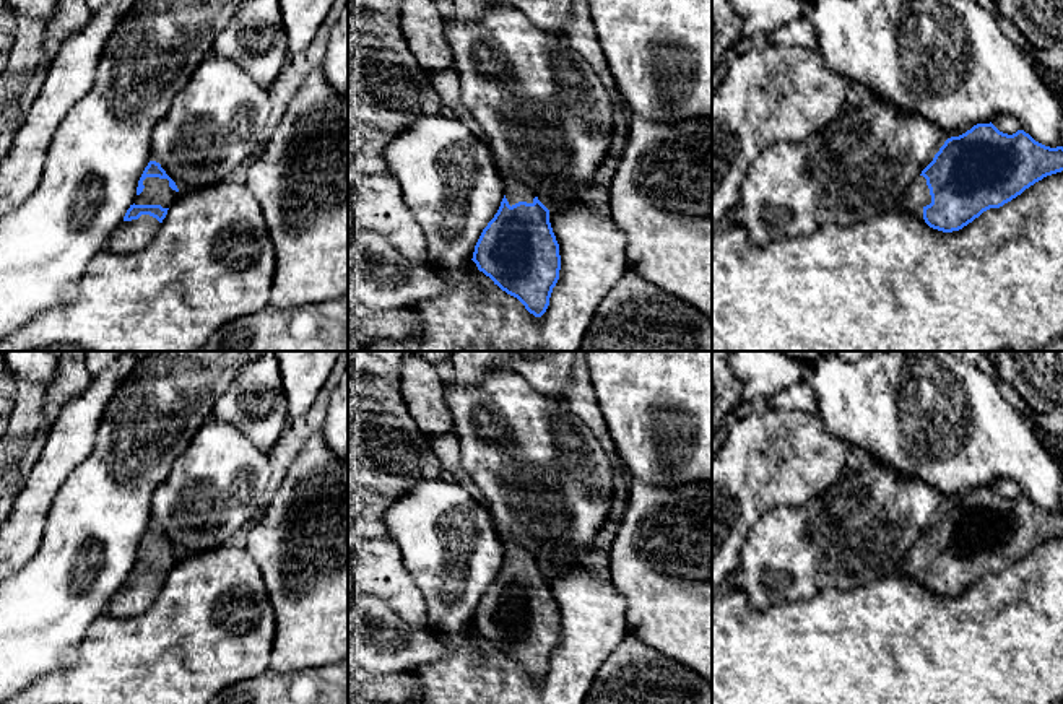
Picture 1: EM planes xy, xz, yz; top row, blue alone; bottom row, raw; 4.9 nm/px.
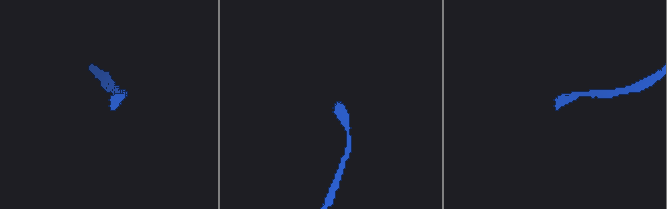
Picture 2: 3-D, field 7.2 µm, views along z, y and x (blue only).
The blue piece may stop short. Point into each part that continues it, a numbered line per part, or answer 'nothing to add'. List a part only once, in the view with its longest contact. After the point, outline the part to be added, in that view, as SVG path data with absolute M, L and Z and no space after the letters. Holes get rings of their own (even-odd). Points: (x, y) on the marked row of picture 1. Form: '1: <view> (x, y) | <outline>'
1: xy (156, 191) | M146 177L143 185L143 192L135 197L135 205L161 205L169 208L179 193L169 187L167 179Z

